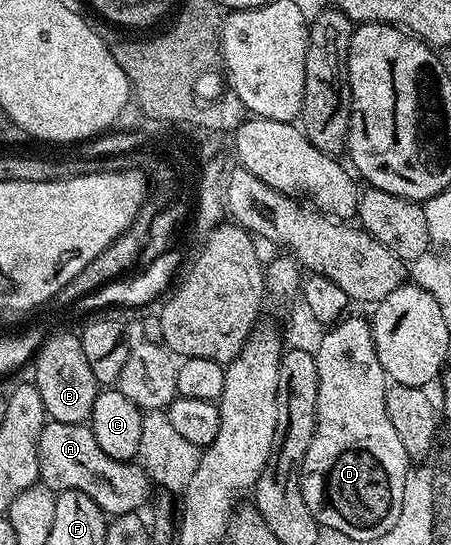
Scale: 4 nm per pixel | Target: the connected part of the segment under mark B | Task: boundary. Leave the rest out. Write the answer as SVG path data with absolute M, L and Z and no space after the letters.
M52 332L35 353L34 365L33 384L41 395L41 403L48 418L61 423L84 424L90 418L101 385L95 380L93 367L89 367L89 359L85 359L85 351L78 336L74 332L55 334Z

